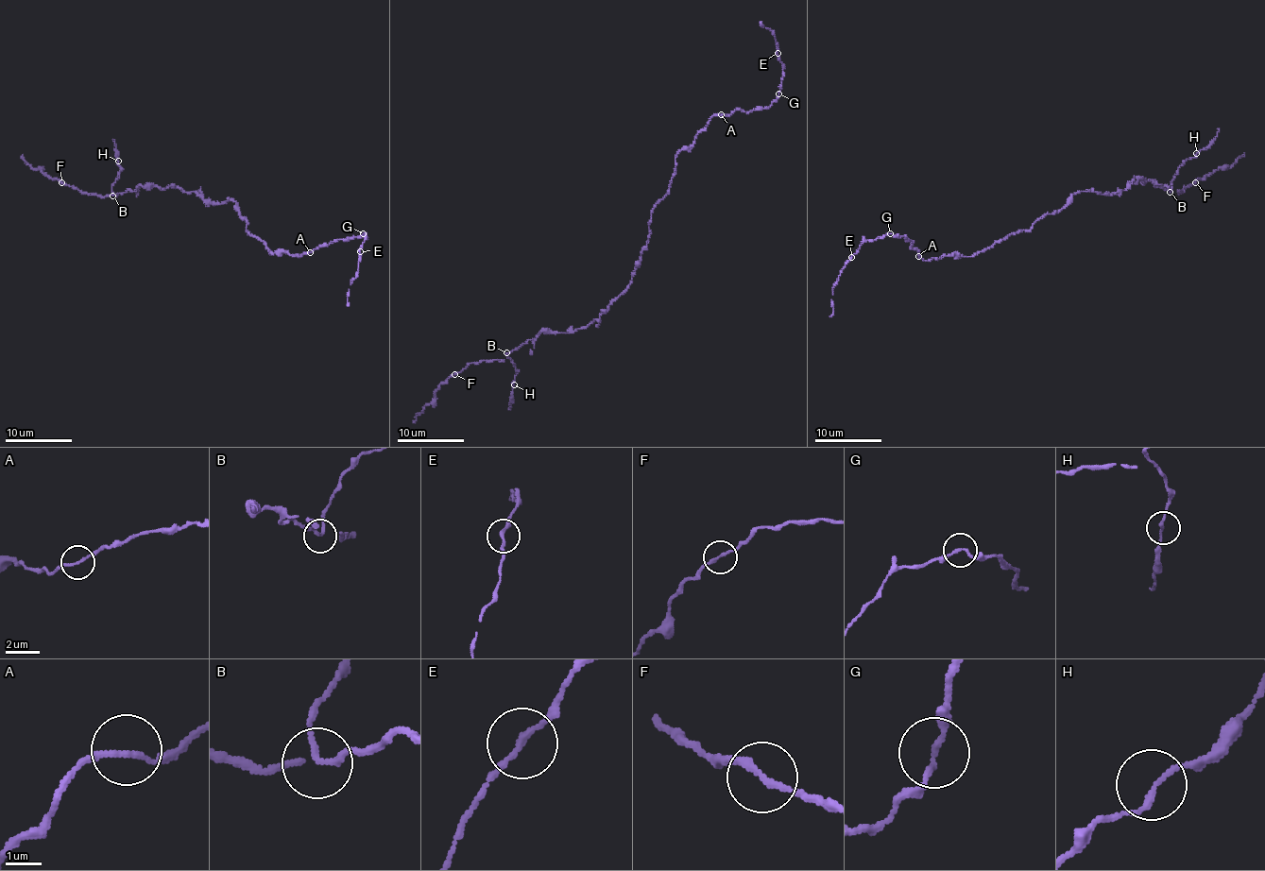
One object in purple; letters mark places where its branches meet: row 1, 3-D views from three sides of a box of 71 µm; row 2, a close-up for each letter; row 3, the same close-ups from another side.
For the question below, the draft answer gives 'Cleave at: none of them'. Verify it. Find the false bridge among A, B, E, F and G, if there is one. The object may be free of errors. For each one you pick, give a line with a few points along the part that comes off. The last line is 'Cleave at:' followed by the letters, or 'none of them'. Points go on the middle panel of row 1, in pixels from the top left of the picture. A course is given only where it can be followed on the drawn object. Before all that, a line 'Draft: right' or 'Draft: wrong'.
Draft: wrong
B: foreign part runs (507, 353), (515, 367), (508, 408)
Cleave at: B

